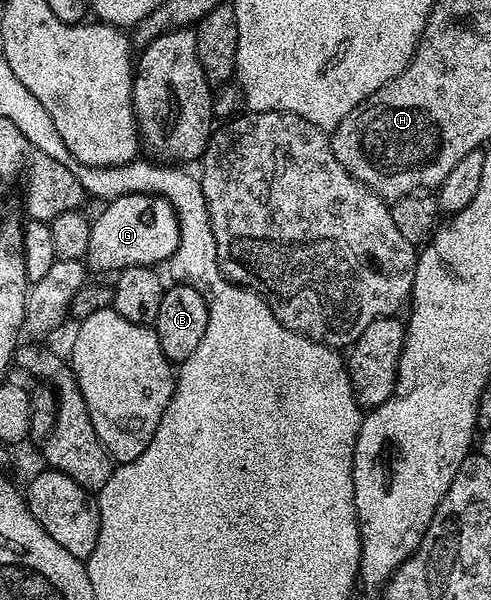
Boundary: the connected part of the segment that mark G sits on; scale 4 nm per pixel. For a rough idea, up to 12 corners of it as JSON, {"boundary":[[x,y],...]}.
{"boundary":[[115,197],[86,261],[111,274],[167,262],[180,224],[165,197]]}

